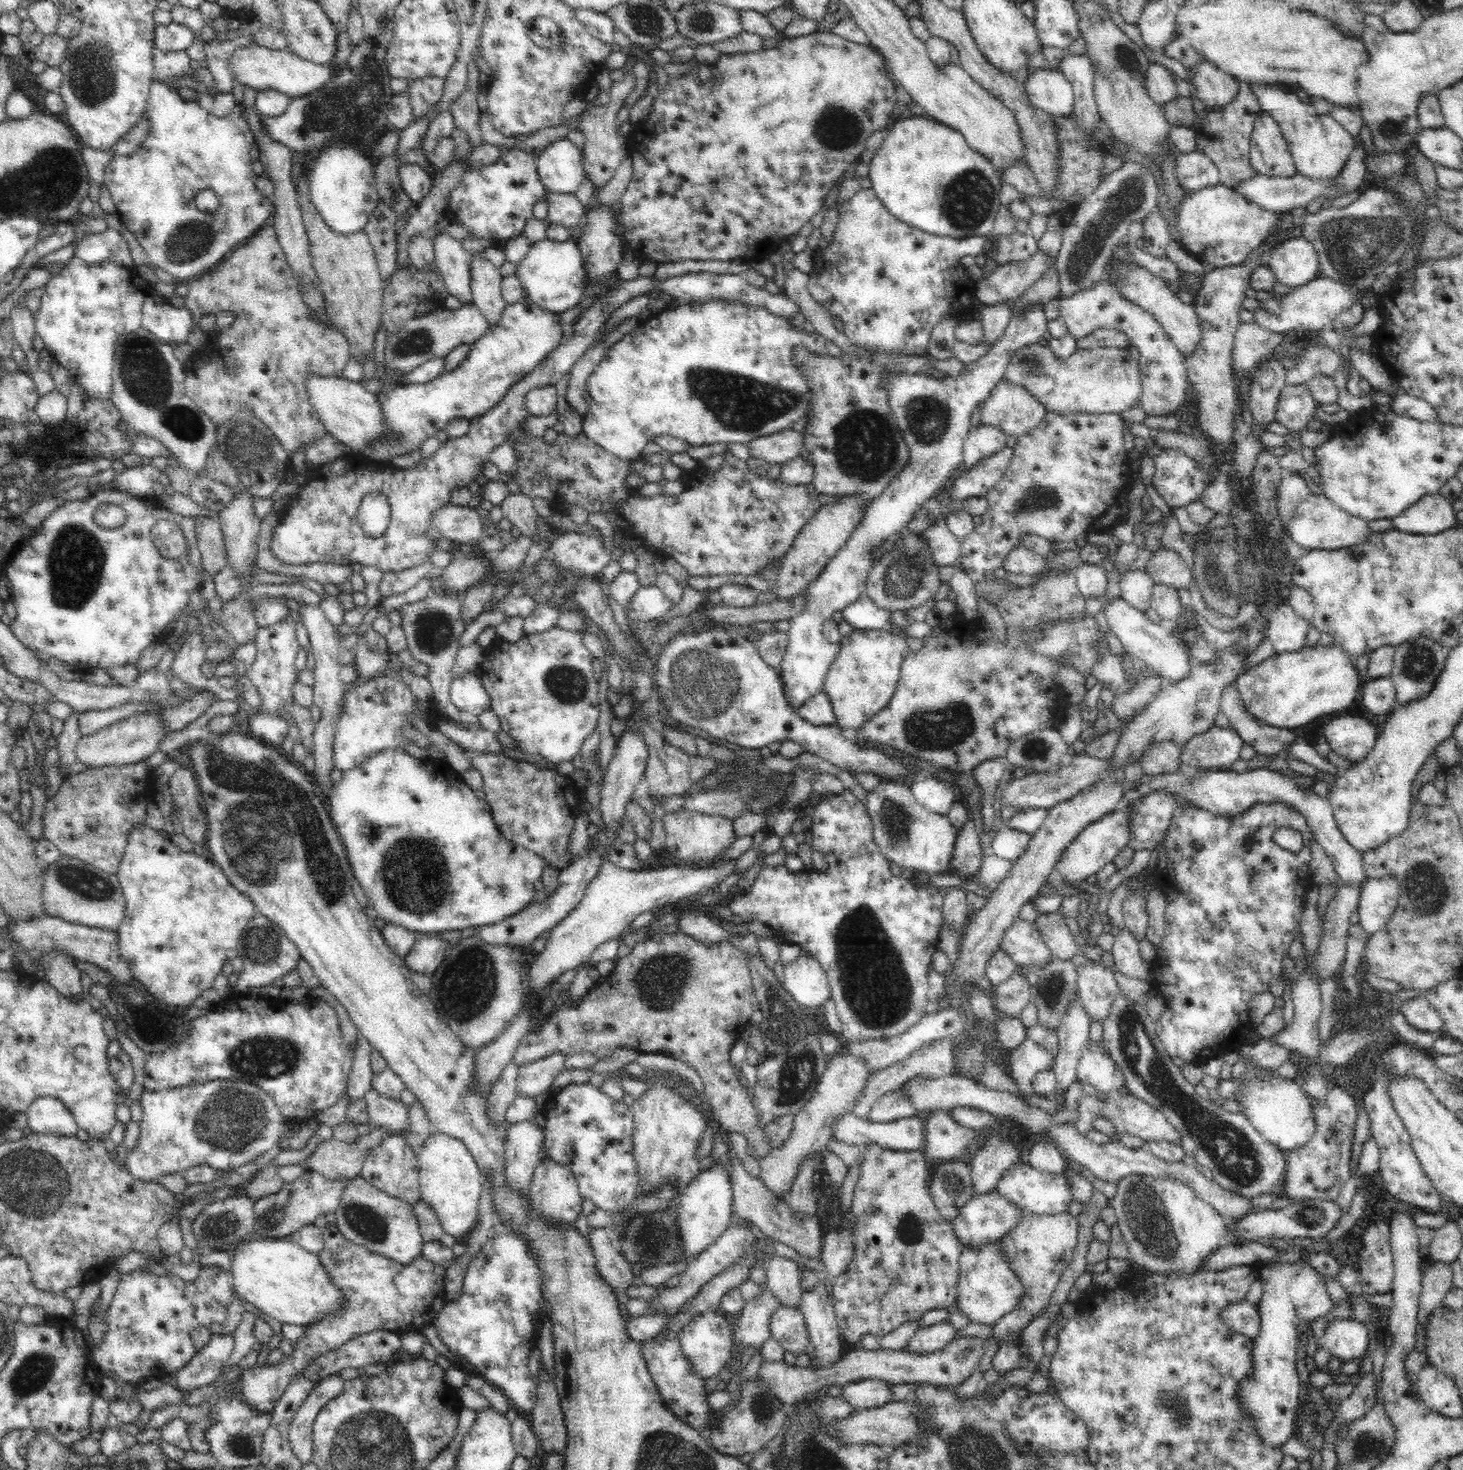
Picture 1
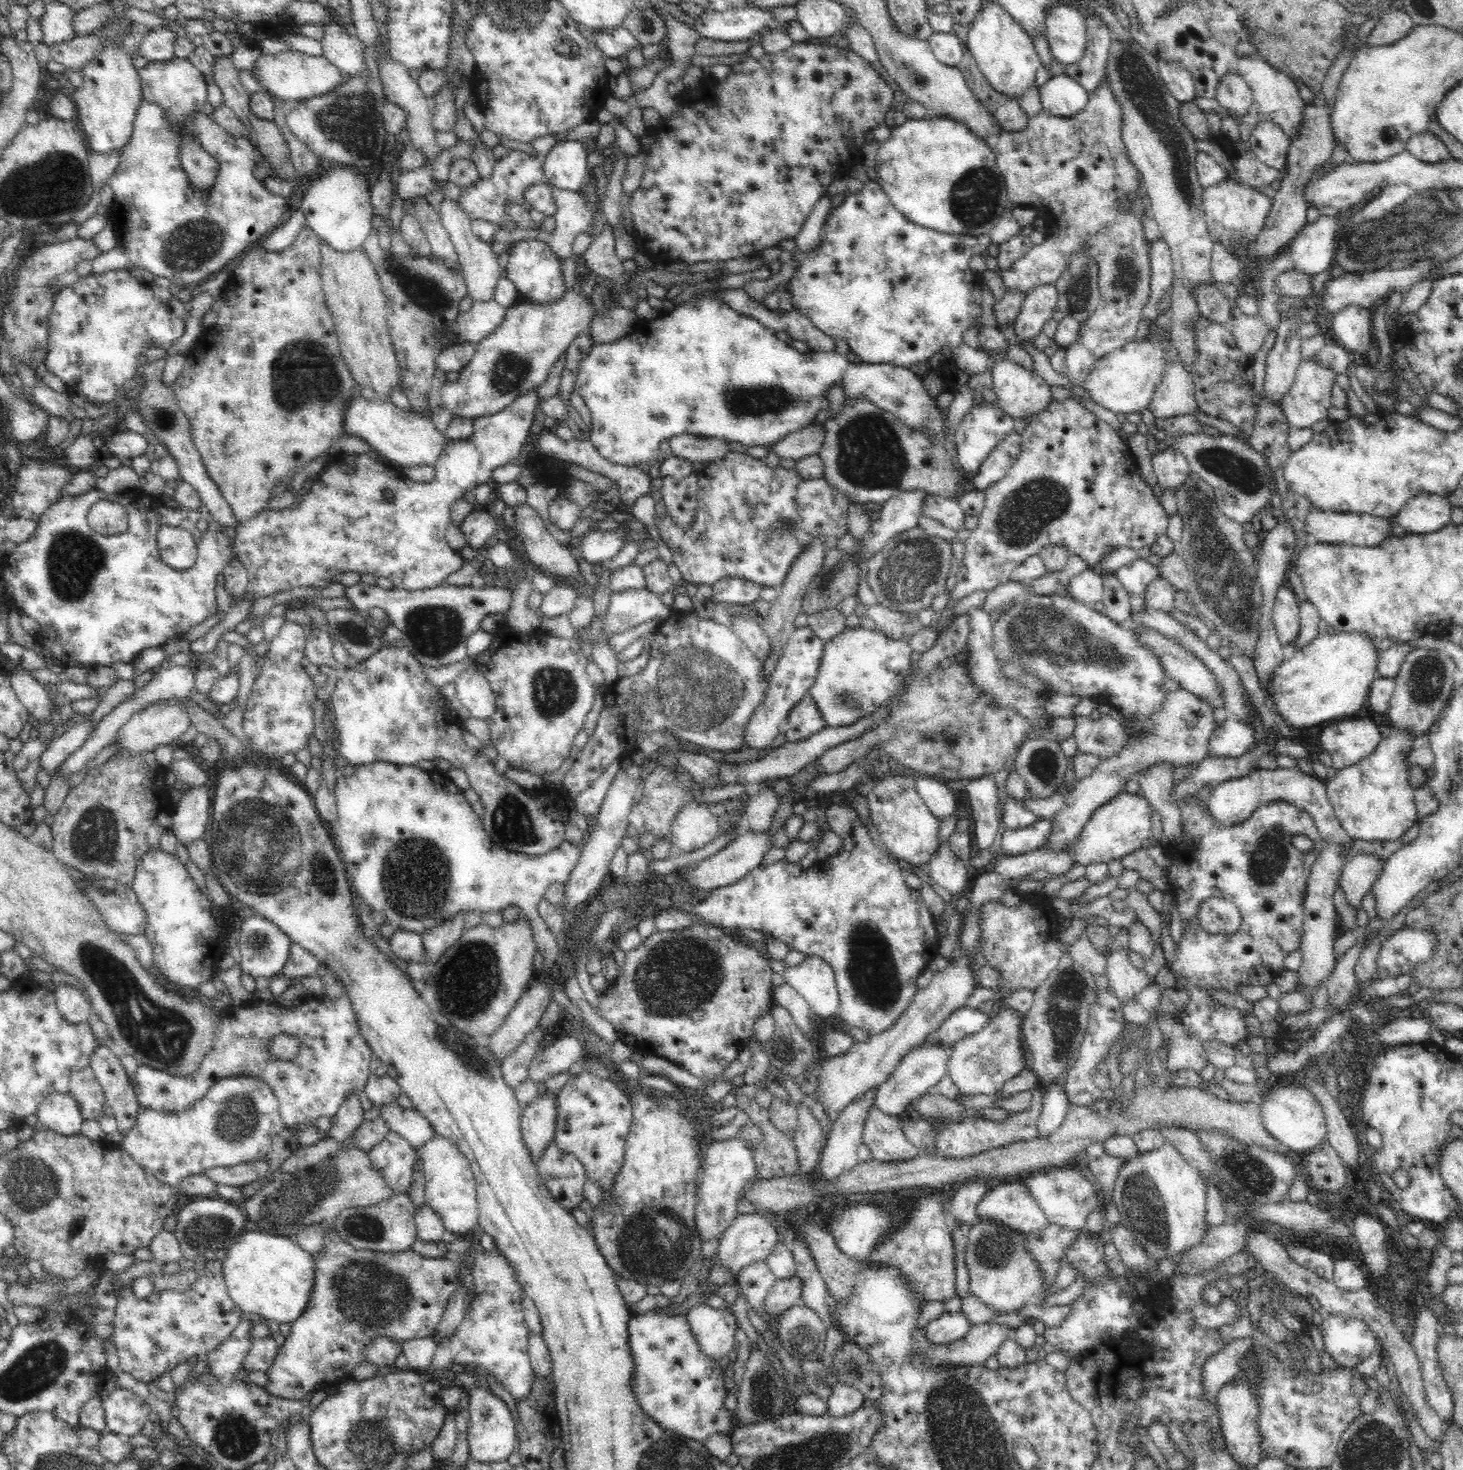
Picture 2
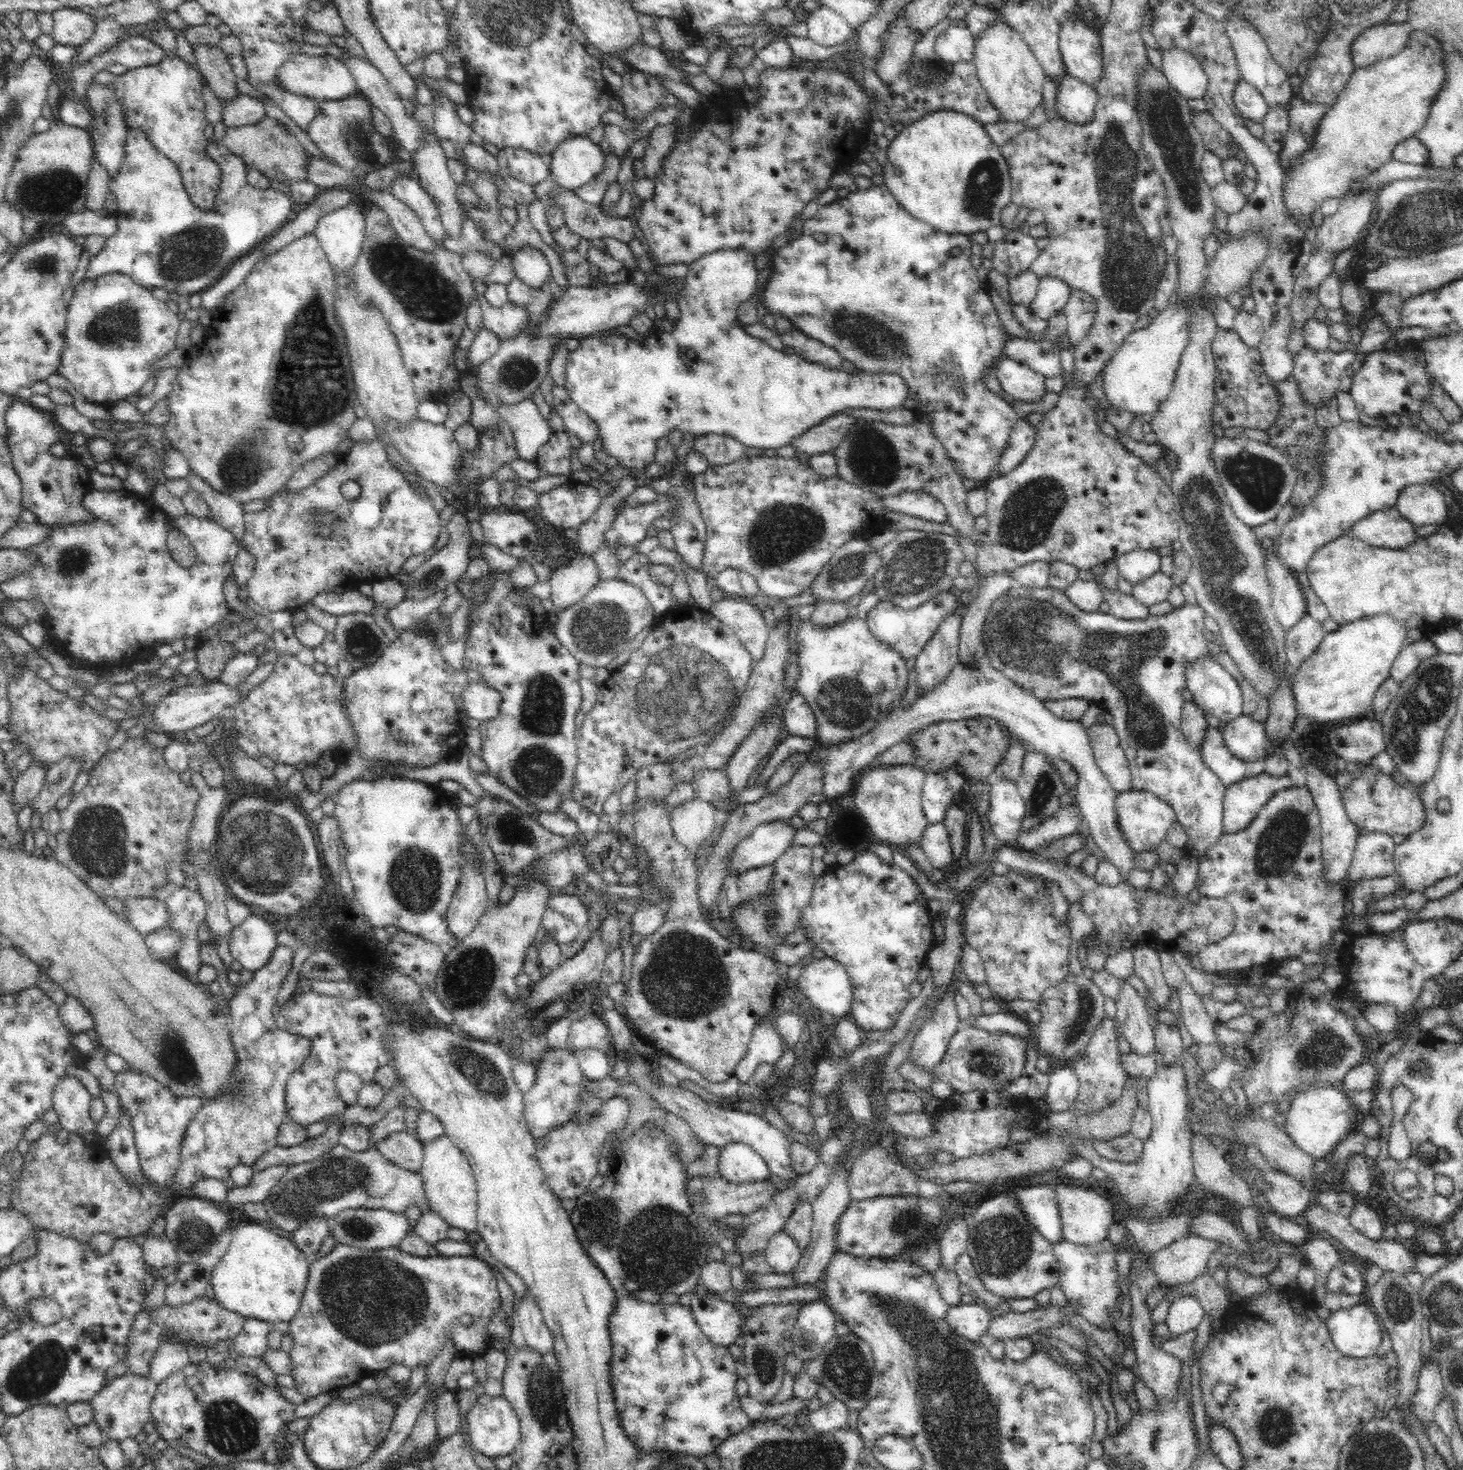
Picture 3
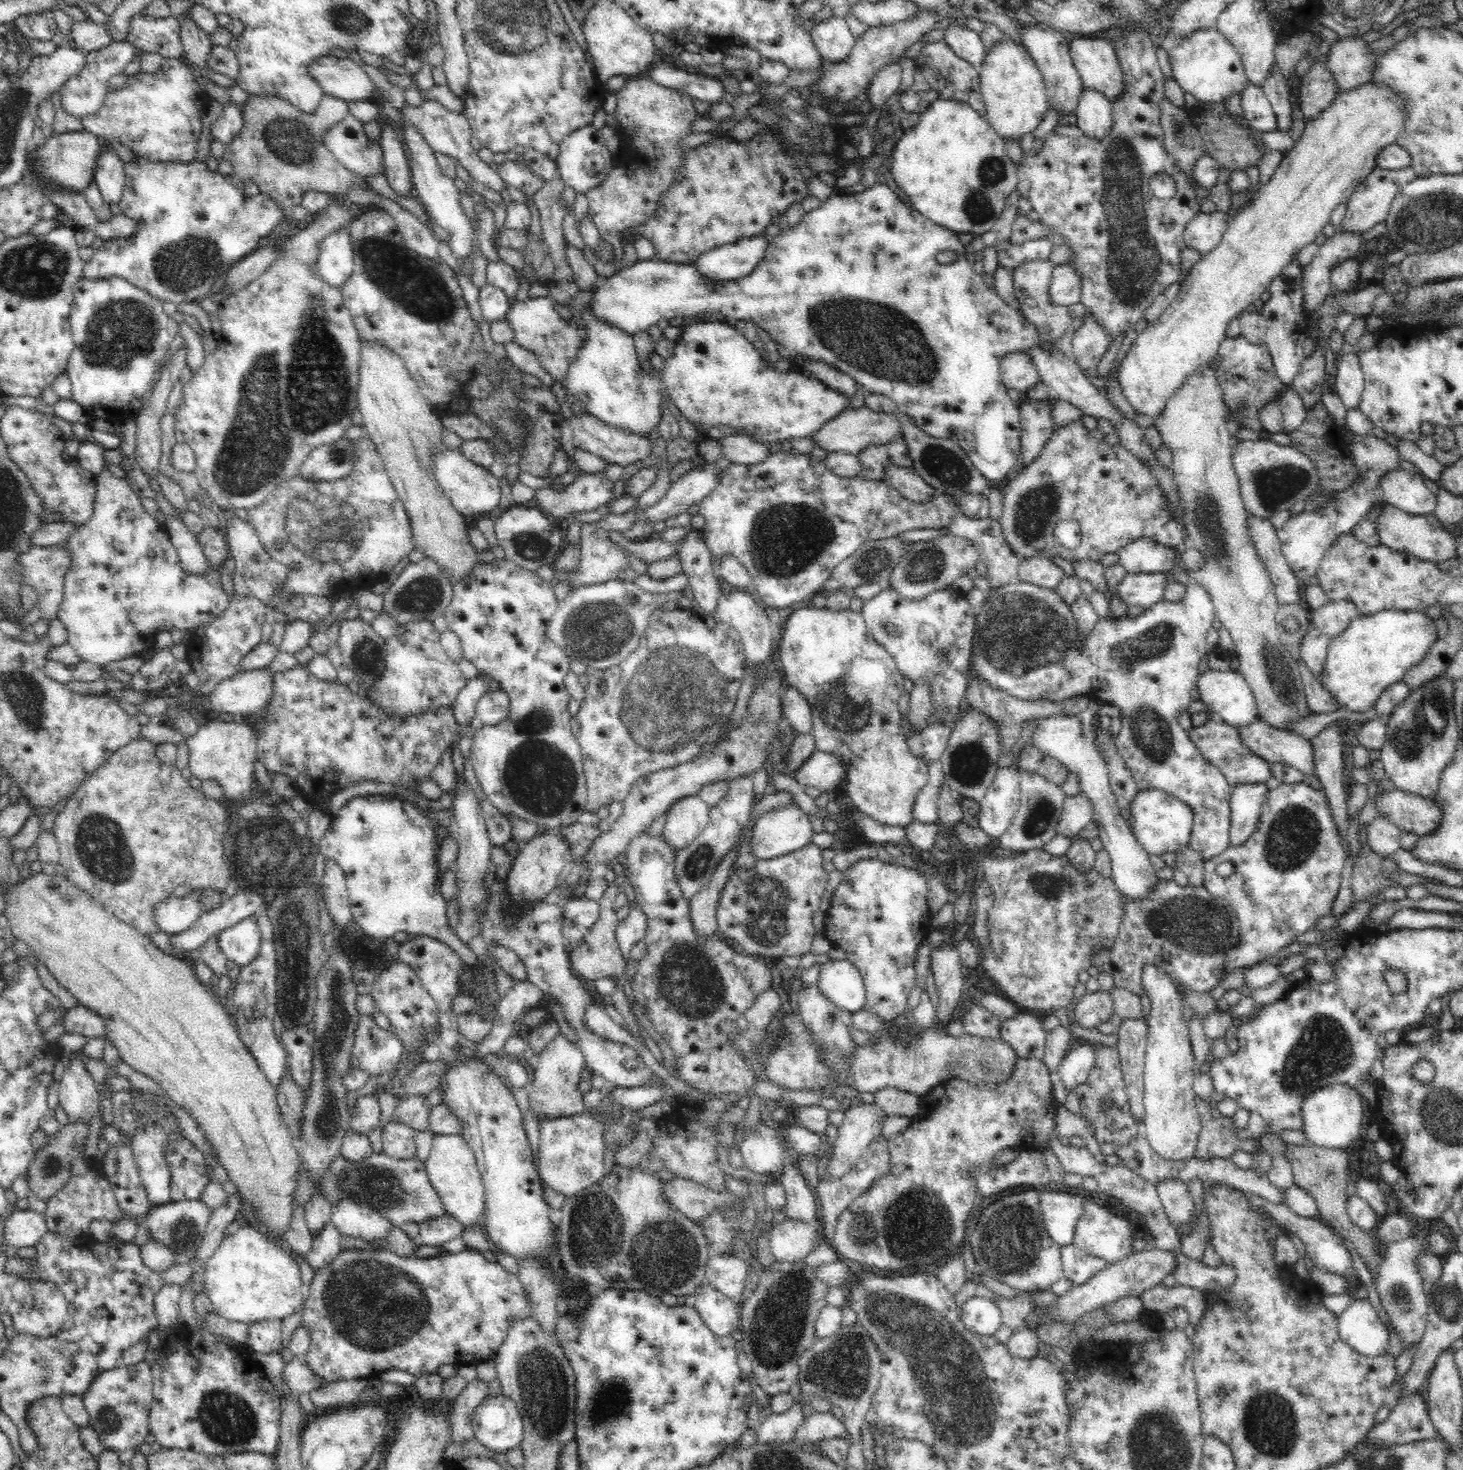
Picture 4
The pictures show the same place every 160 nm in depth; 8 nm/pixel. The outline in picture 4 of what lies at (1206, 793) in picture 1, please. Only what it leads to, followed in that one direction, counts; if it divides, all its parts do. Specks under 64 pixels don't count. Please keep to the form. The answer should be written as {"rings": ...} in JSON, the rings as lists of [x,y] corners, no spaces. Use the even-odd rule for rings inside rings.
{"rings":[[[1244,783],[1231,790],[1231,828],[1229,844],[1242,846],[1258,826],[1263,802],[1270,787],[1264,784]]]}

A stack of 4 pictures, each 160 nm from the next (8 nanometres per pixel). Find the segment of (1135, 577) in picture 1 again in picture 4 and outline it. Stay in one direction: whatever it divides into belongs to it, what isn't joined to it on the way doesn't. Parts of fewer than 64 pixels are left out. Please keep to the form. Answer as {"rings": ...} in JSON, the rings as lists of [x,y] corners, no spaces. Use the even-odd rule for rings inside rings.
{"rings":[[[1142,537],[1126,543],[1119,551],[1119,562],[1124,566],[1125,570],[1130,574],[1141,574],[1142,572],[1152,573],[1168,573],[1176,568],[1176,552],[1175,548],[1164,546],[1156,542],[1153,538]]]}

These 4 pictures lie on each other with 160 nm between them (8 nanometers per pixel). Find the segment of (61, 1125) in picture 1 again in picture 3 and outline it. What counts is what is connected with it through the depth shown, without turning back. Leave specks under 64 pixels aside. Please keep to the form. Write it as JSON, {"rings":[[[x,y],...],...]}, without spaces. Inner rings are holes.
{"rings":[[[67,1075],[56,1082],[52,1100],[62,1129],[77,1135],[96,1133],[96,1123],[89,1113],[92,1095],[80,1080]]]}

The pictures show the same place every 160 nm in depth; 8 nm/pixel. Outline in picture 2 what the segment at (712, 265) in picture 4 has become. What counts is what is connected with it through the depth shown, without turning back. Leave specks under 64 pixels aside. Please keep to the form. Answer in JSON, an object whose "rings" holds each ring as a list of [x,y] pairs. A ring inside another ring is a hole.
{"rings":[[[710,290],[705,293],[695,294],[684,302],[676,303],[675,307],[666,316],[659,316],[656,320],[652,320],[650,322],[651,328],[647,331],[628,333],[624,337],[614,340],[614,342],[593,343],[590,351],[582,356],[582,360],[578,363],[578,373],[573,390],[581,396],[590,410],[592,416],[590,442],[597,449],[601,458],[613,464],[636,466],[637,468],[641,464],[650,463],[651,467],[655,469],[660,461],[658,459],[658,456],[660,456],[660,443],[684,433],[703,438],[722,438],[728,443],[740,443],[748,448],[753,446],[769,448],[774,446],[776,442],[782,442],[790,433],[795,433],[797,430],[812,424],[818,412],[826,405],[828,391],[835,385],[842,388],[846,400],[859,399],[860,397],[868,399],[868,401],[872,402],[872,405],[898,417],[906,426],[918,429],[918,432],[921,432],[922,428],[927,430],[934,437],[936,443],[943,444],[944,418],[946,418],[947,404],[941,404],[938,399],[931,398],[922,387],[922,379],[918,378],[918,375],[914,374],[910,369],[890,363],[856,364],[836,353],[836,351],[808,350],[806,353],[800,353],[788,346],[787,342],[777,339],[776,335],[774,335],[775,331],[760,324],[755,318],[739,313],[730,304],[724,302],[721,299],[722,291]]]}

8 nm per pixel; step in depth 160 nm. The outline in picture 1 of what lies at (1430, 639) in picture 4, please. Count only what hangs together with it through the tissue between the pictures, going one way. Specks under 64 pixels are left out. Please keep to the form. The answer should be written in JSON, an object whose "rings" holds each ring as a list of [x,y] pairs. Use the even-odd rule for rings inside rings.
{"rings":[[[1339,644],[1304,646],[1302,650],[1278,653],[1261,664],[1241,671],[1235,680],[1245,707],[1252,716],[1279,728],[1294,730],[1318,716],[1328,716],[1346,710],[1354,704],[1362,688],[1356,658]]]}

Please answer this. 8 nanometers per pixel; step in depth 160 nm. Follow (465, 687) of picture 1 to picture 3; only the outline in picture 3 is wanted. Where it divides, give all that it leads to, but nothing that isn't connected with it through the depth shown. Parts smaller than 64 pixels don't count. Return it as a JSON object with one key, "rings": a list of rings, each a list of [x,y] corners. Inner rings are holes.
{"rings":[[[470,681],[462,694],[463,706],[470,719],[480,723],[493,720],[498,716],[503,701],[498,690],[486,683]]]}

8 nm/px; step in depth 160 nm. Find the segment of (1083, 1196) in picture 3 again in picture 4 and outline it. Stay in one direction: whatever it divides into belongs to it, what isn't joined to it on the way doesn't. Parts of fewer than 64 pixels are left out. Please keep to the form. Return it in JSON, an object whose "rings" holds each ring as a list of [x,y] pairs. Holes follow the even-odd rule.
{"rings":[[[1090,1197],[1084,1206],[1084,1215],[1076,1223],[1073,1243],[1084,1253],[1104,1259],[1106,1266],[1114,1265],[1115,1262],[1136,1252],[1132,1246],[1135,1238],[1132,1236],[1132,1227],[1130,1226],[1130,1222],[1125,1217],[1110,1214],[1101,1201],[1095,1197]]]}

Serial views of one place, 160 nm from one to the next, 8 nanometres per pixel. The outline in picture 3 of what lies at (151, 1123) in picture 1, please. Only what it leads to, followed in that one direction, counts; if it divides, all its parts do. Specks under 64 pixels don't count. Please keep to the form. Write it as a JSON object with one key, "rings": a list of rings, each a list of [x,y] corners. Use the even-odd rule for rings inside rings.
{"rings":[[[278,946],[262,969],[254,971],[250,982],[240,985],[242,995],[236,995],[222,1001],[230,1021],[229,1031],[231,1041],[238,1056],[238,1068],[234,1074],[235,1088],[233,1093],[216,1097],[211,1101],[203,1101],[196,1116],[187,1126],[182,1148],[180,1168],[173,1178],[173,1184],[180,1188],[189,1188],[197,1180],[207,1178],[225,1181],[230,1178],[230,1169],[238,1164],[253,1165],[258,1156],[270,1150],[277,1144],[277,1134],[286,1110],[285,1090],[290,1074],[299,1070],[304,1060],[309,1056],[309,1040],[298,1034],[290,1034],[282,1030],[274,1022],[274,1006],[276,999],[293,962],[293,953],[286,946]]]}

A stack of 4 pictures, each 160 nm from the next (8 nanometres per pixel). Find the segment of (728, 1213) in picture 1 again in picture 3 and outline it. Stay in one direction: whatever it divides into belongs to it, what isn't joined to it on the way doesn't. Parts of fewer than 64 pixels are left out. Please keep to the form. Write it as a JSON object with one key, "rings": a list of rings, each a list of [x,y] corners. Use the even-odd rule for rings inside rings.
{"rings":[[[733,1142],[720,1149],[719,1174],[736,1184],[772,1178],[767,1162],[743,1142]]]}

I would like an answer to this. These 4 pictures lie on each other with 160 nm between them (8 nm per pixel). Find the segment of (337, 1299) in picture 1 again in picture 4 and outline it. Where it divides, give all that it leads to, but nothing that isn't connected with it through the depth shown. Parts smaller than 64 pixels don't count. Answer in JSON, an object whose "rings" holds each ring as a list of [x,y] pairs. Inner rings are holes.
{"rings":[[[252,1225],[225,1235],[204,1266],[204,1287],[216,1314],[248,1324],[290,1316],[302,1304],[305,1294],[298,1269],[300,1261],[292,1259],[292,1255],[296,1257]]]}

